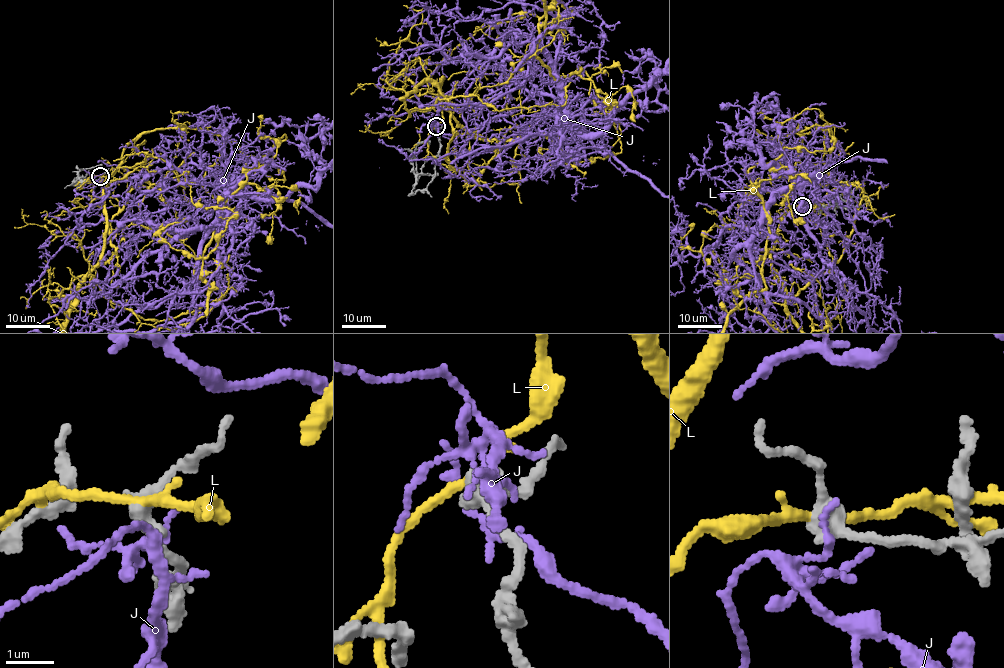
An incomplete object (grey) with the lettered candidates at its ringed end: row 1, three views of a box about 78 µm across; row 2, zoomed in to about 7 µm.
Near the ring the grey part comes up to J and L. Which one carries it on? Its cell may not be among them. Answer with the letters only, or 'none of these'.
none of these

